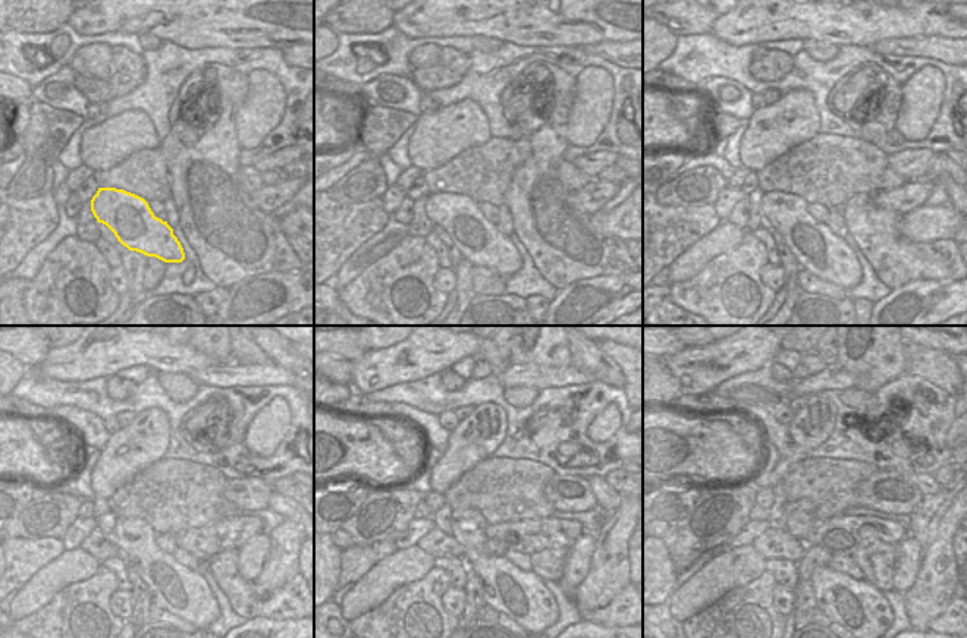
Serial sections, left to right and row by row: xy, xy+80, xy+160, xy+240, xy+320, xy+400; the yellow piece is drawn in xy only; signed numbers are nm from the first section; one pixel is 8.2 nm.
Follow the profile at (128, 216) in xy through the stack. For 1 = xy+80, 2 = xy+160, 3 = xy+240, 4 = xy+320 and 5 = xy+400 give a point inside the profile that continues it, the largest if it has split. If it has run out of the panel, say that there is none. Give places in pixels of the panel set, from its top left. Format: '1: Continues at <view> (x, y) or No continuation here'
1: Continues at xy+80 (482, 242)
2: Continues at xy+160 (816, 248)
3: Continues at xy+240 (185, 593)
4: Continues at xy+320 (520, 594)
5: Continues at xy+400 (857, 606)

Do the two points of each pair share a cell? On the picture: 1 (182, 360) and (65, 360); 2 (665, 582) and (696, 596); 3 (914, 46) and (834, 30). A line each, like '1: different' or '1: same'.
1: same
2: different
3: different

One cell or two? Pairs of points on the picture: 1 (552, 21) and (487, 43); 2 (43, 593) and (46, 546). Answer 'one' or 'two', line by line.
1: two
2: two

